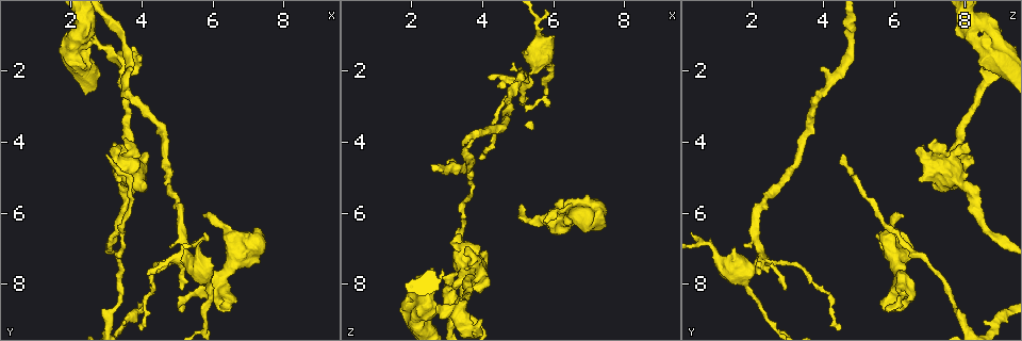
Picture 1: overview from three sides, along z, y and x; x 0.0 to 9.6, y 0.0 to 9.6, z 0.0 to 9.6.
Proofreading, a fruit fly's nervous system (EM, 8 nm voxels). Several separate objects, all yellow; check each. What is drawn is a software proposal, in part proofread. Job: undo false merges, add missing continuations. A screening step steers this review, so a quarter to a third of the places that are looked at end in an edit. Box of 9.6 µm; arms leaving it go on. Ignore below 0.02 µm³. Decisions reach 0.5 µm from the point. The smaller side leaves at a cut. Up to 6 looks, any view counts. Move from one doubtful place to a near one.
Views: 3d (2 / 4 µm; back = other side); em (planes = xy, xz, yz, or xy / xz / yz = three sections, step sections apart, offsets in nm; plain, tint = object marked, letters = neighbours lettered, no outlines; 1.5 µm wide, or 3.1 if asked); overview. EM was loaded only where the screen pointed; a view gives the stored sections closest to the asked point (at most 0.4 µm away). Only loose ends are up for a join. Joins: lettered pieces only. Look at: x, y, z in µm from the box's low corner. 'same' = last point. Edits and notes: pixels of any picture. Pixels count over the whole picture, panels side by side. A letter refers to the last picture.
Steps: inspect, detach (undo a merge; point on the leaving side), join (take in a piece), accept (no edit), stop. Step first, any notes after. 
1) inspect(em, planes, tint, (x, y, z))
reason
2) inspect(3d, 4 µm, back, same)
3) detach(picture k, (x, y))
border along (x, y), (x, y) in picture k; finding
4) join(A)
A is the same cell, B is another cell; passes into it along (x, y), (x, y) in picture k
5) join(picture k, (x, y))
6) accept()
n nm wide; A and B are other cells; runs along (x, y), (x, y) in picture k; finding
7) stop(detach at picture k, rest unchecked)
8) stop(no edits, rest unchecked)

inspect(3d, 4 µm, back, (5.75, 6.00, 6.20))
thin end

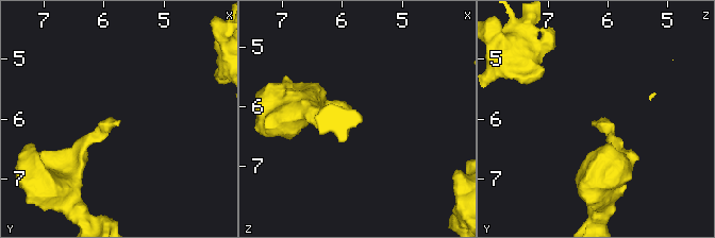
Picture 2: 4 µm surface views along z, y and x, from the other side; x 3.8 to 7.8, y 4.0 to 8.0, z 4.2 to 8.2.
inspect(em, 3.1 µm, planes, letters, (5.75, 6.05, 6.25))
now the EM

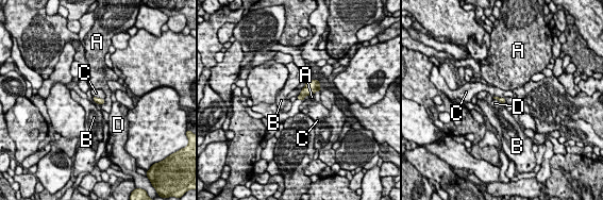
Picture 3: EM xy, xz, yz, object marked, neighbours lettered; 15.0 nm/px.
accept()
A, B, C and D are other cells; border along (93, 96), (103, 99) in picture 3; no lettered piece goes on from it

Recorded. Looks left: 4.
inspect(3d, 2 µm, (4.15, 7.75, 2.20))
thin end

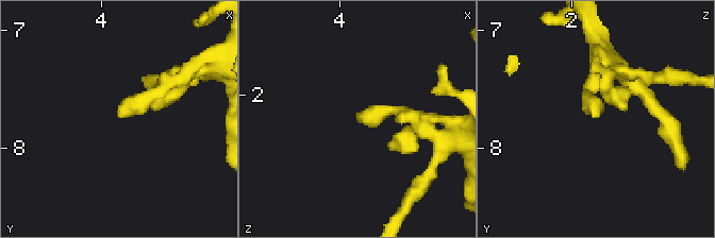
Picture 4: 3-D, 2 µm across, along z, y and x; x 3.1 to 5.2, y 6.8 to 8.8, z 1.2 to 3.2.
inspect(em, xy, step 4, letters, (4.14, 7.70, 2.22))

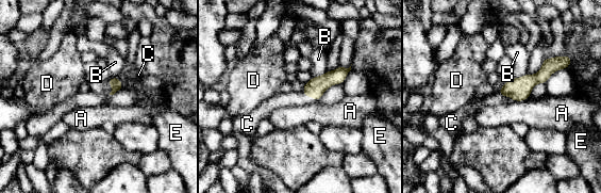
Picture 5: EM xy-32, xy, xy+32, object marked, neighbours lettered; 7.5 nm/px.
inspect(em, planes, letters, same)
another direction

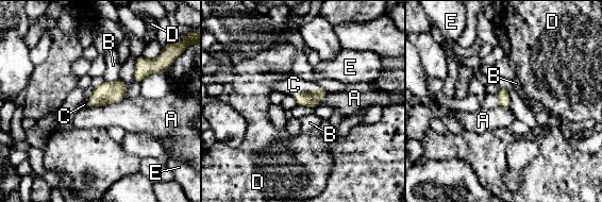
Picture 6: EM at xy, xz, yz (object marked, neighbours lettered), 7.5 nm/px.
join(C)
C is the same cell, A, B, D and E are other cells; it goes on there

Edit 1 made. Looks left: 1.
stop(join at picture 6, rest unchecked)

